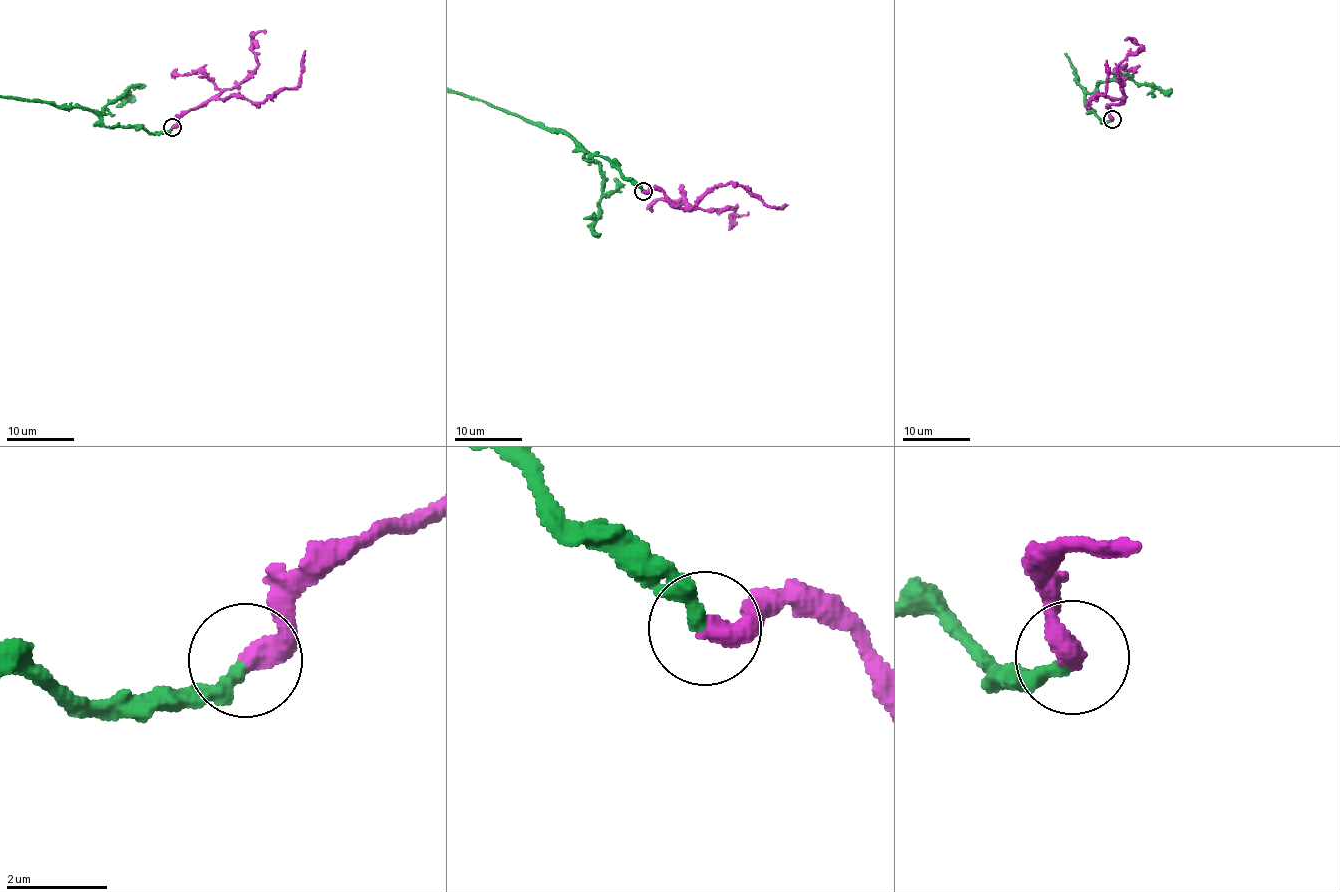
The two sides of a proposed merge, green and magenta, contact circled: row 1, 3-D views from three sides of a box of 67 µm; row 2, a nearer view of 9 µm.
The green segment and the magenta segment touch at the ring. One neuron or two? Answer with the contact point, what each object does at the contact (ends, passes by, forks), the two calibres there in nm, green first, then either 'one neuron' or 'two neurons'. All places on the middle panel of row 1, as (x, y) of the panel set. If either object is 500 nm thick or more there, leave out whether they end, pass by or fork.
(643, 191) | green ends | magenta ends | 280/480 nm | one neuron

